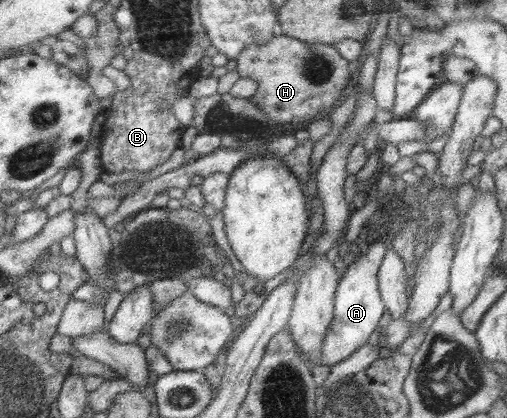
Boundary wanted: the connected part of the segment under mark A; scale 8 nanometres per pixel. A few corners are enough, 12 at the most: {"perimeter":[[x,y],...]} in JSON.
{"perimeter":[[382,240],[337,280],[322,365],[366,344],[384,314]]}

